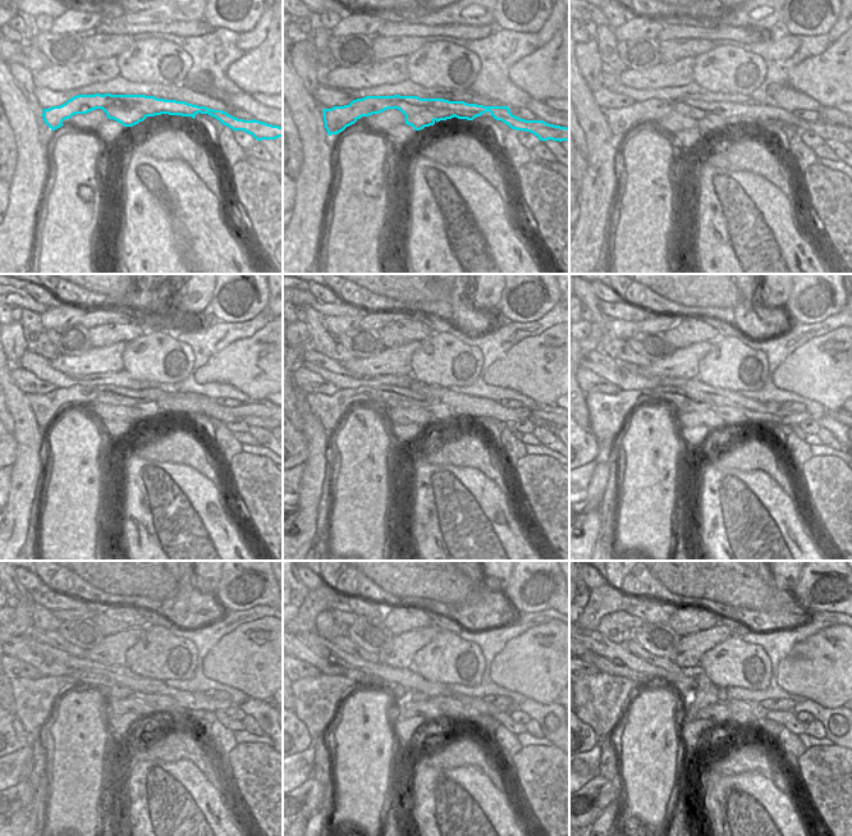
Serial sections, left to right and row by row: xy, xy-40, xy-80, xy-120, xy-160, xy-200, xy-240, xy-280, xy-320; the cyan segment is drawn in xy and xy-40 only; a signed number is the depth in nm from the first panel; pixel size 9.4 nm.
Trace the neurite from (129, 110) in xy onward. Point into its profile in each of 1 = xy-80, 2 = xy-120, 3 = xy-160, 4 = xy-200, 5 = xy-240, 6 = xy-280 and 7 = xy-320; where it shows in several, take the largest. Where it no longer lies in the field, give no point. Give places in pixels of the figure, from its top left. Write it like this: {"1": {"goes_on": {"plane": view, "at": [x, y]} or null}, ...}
{"1": {"goes_on": {"plane": "xy-80", "at": [621, 120]}}, "2": {"goes_on": {"plane": "xy-120", "at": [46, 407]}}, "3": {"goes_on": {"plane": "xy-160", "at": [330, 410]}}, "4": {"goes_on": {"plane": "xy-200", "at": [608, 414]}}, "5": {"goes_on": {"plane": "xy-240", "at": [35, 699]}}, "6": {"goes_on": {"plane": "xy-280", "at": [317, 699]}}, "7": {"goes_on": {"plane": "xy-320", "at": [600, 699]}}}

